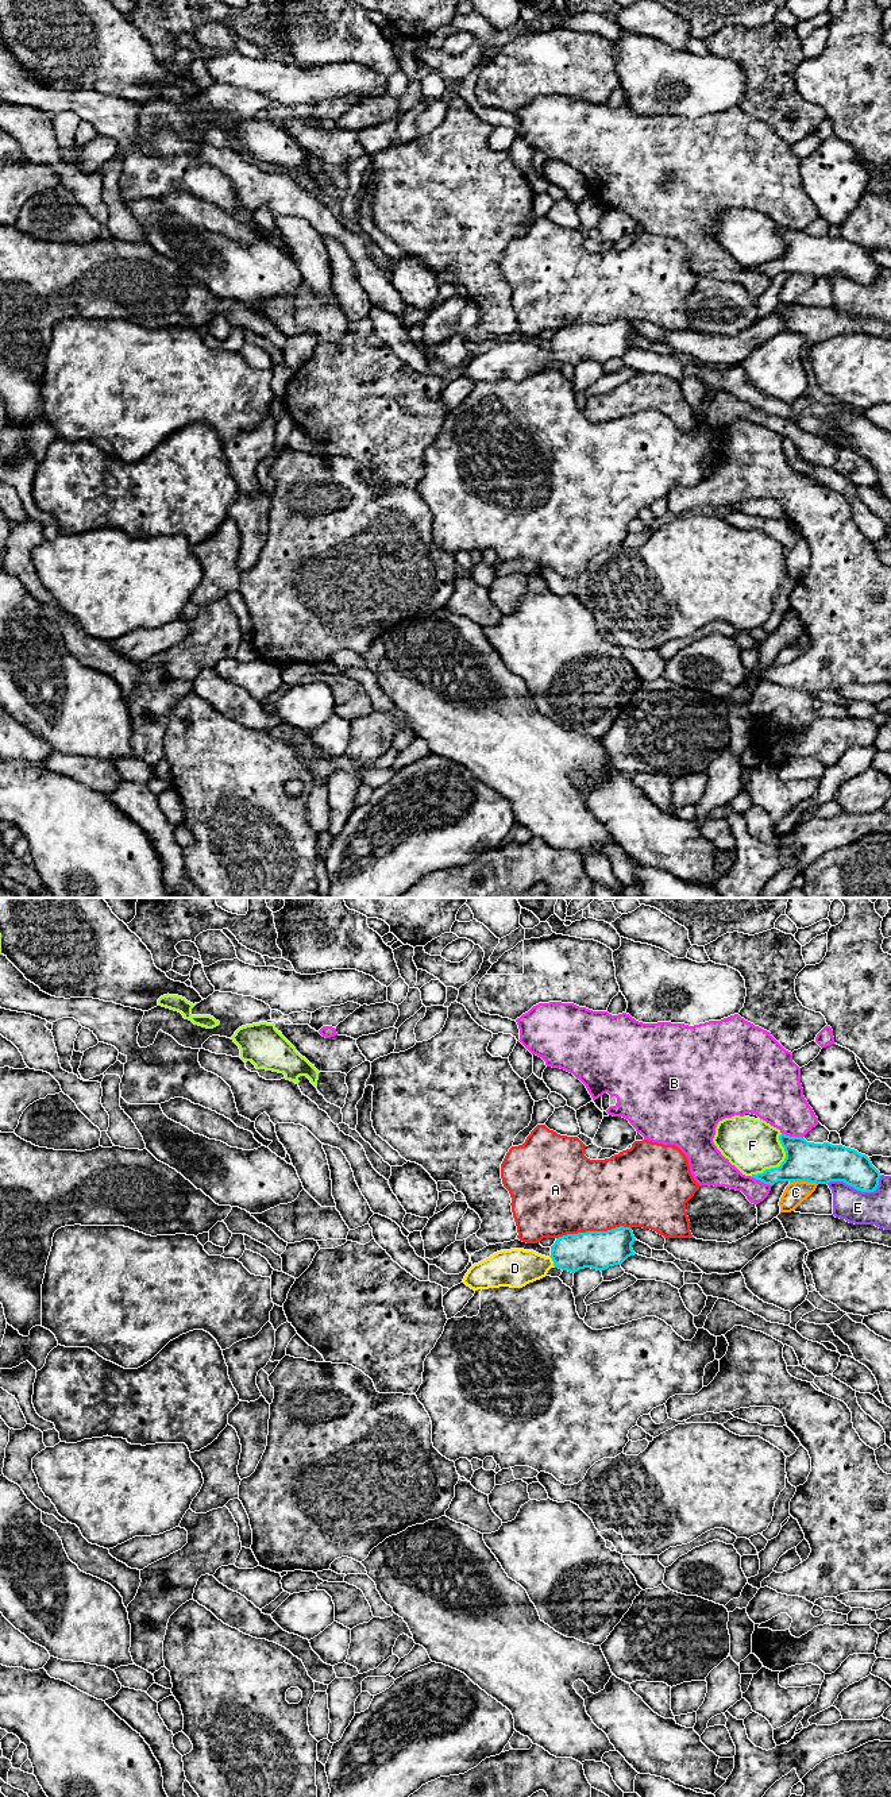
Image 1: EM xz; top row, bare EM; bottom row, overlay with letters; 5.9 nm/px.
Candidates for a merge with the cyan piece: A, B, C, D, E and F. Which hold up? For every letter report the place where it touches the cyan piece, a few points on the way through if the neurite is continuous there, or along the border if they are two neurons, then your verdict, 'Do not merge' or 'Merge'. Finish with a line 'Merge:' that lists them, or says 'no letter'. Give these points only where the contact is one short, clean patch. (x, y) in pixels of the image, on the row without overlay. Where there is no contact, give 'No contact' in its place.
A: Touches cyan at xz (593, 324). Do not merge
B: Touches cyan at xz (760, 273). Do not merge
C: Touches cyan at xz (803, 273). Do not merge
D: Touches cyan at xz (552, 353). Path across: xz (593, 342), (570, 344), (552, 353), (536, 359), (515, 361). Merge
E: Touches cyan at xz (857, 282). Do not merge
F: Touches cyan at xz (782, 255). Do not merge
Merge: D

